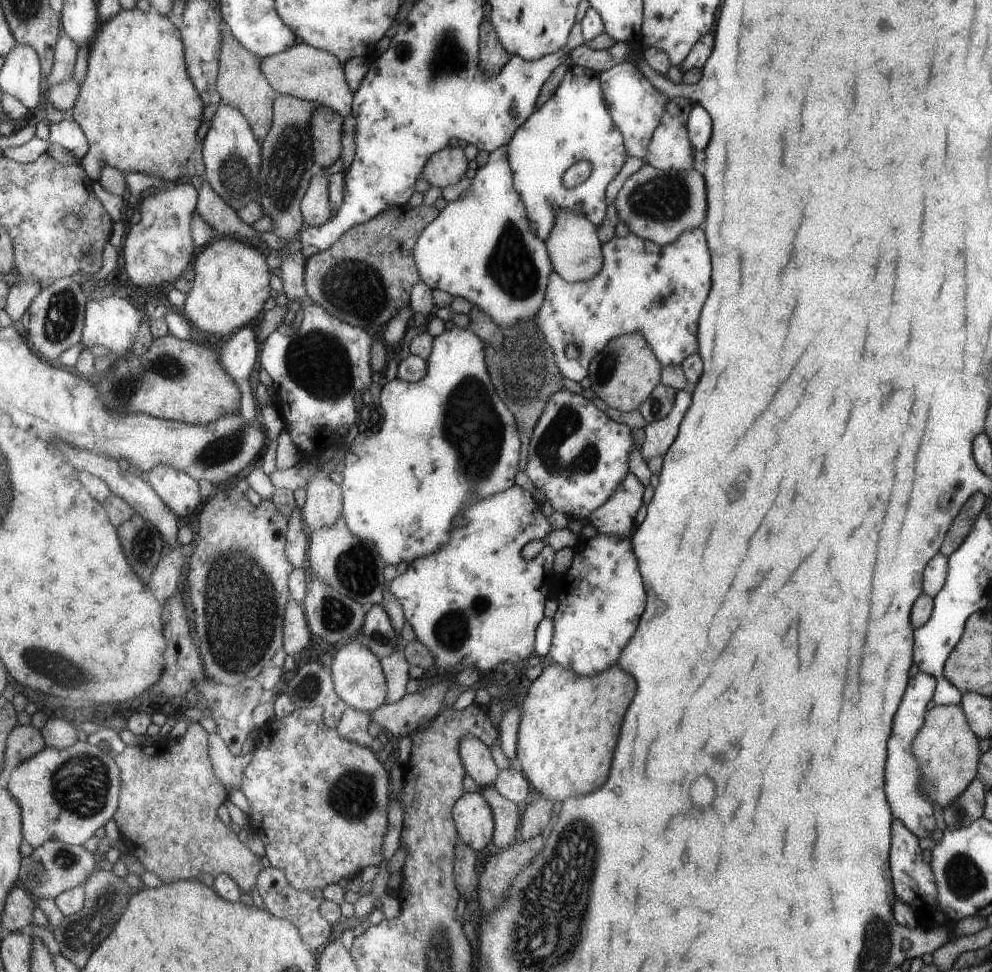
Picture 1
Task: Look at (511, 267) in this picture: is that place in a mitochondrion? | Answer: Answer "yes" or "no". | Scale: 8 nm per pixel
yes

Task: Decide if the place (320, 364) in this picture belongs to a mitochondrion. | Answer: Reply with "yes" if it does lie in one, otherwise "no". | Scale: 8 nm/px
yes

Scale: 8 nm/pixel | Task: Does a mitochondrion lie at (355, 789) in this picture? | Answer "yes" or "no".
yes

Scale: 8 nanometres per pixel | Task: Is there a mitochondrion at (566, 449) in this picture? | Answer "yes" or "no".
yes

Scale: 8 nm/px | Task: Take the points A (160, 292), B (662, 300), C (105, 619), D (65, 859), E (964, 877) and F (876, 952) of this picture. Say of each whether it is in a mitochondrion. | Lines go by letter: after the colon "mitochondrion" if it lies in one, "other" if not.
A: other
B: other
C: other
D: mitochondrion
E: mitochondrion
F: mitochondrion

